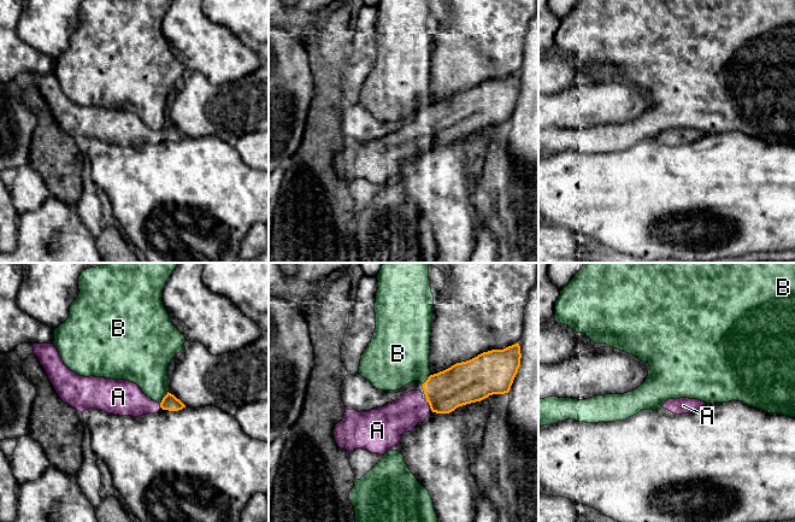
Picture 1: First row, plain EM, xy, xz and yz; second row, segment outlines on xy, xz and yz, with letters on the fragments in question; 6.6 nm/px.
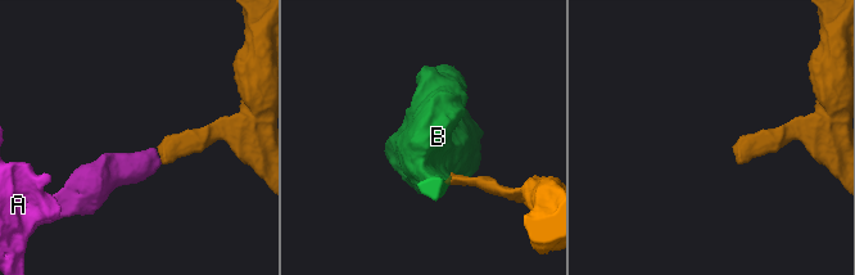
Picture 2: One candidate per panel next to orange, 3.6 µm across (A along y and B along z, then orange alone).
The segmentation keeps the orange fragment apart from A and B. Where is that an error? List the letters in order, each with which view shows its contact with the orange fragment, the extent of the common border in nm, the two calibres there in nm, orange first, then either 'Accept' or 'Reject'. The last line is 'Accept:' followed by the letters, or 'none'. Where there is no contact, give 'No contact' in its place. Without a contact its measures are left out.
A: Touches orange in xy. Shared border 30 nm. Thickness 100 nm (orange) against 240 nm. Accept
B: Touches orange in xy. Shared border 100 nm. Thickness 100 nm (orange) against 280 nm. Reject
Accept: A

